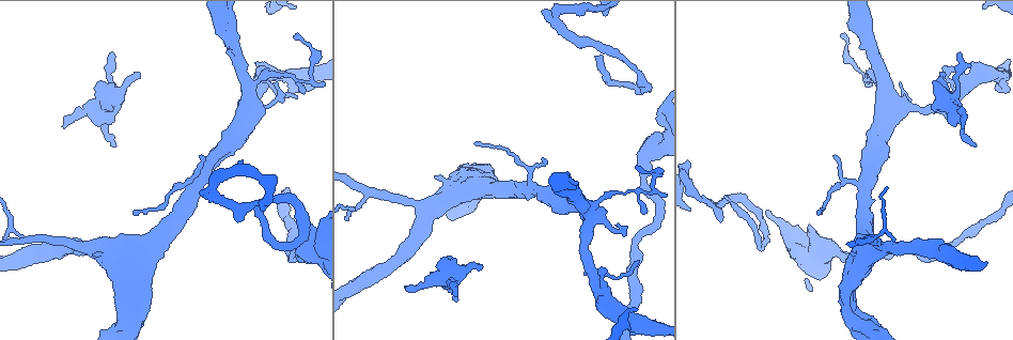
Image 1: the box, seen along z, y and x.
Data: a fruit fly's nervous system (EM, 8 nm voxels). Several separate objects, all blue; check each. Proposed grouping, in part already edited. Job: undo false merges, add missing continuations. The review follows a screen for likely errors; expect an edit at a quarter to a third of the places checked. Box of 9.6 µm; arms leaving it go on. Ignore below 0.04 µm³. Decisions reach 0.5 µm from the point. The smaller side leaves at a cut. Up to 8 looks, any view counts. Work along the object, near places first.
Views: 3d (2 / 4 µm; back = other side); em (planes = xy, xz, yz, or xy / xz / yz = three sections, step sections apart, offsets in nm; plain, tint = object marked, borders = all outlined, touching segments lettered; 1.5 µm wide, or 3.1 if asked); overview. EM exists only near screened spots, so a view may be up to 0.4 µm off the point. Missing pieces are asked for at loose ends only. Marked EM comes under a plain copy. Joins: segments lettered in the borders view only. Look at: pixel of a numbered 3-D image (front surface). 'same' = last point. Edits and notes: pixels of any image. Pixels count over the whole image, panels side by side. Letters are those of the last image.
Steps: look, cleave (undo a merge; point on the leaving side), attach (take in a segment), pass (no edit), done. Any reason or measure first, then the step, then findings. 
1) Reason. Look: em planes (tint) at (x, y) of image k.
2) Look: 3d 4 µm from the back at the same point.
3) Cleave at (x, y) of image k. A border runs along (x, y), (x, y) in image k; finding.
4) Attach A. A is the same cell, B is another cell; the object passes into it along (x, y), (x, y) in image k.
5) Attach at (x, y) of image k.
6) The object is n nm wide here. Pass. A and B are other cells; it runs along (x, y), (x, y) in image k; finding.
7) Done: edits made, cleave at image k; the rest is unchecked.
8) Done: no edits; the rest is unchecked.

Tapers out. Look: em planes (borders) at (455, 299) of image 1.

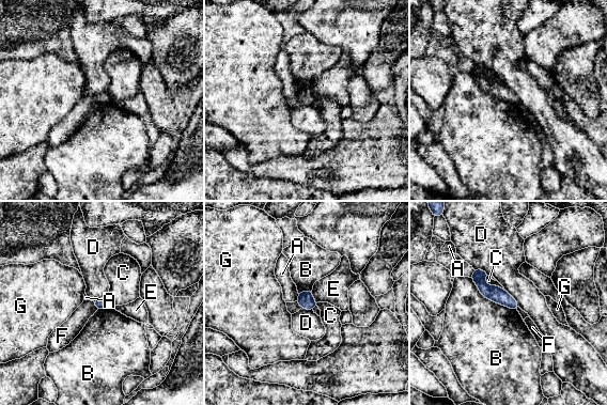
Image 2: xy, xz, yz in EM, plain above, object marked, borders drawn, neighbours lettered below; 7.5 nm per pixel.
Pass. A, B, C, D, E, F and G are other cells; a border runs along (473, 268), (482, 268), (496, 279) in image 2; no lettered segment goes on from it.

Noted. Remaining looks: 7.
Touches itself. Look: 3d 4 µm at (645, 90) of image 1.

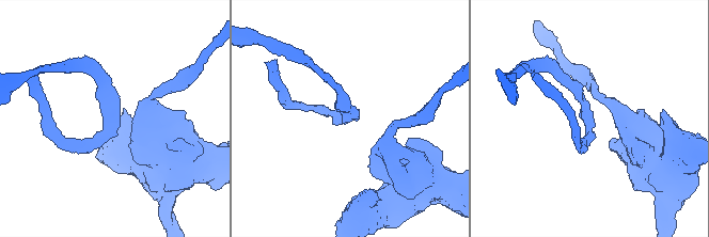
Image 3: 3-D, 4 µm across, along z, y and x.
Look: em planes (borders) at (346, 118) of image 3.

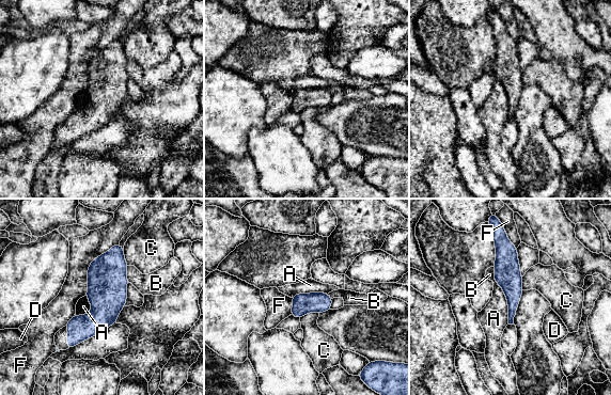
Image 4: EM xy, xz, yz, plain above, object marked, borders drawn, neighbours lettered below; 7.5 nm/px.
The object is 150 nm wide here. Pass. A, B, C, D and F are other cells; a border runs along (495, 281), (506, 298), (508, 324) in image 4; continuous, no second cell.

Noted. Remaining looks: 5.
Look: em planes (borders) at (650, 156) of image 1.

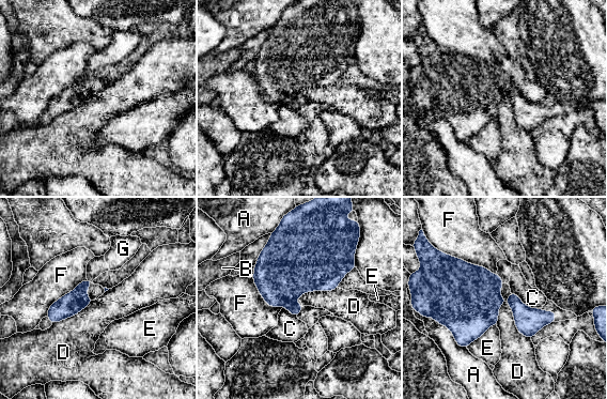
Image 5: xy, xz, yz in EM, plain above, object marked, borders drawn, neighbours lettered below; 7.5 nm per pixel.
The object is 100 nm wide here. Pass. A, B, C, D, E, F and G are other cells; a border runs along (507, 302), (515, 327), (530, 339) in image 5; all the same cell.

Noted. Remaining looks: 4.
Done: no edits; the rest is unchecked.

